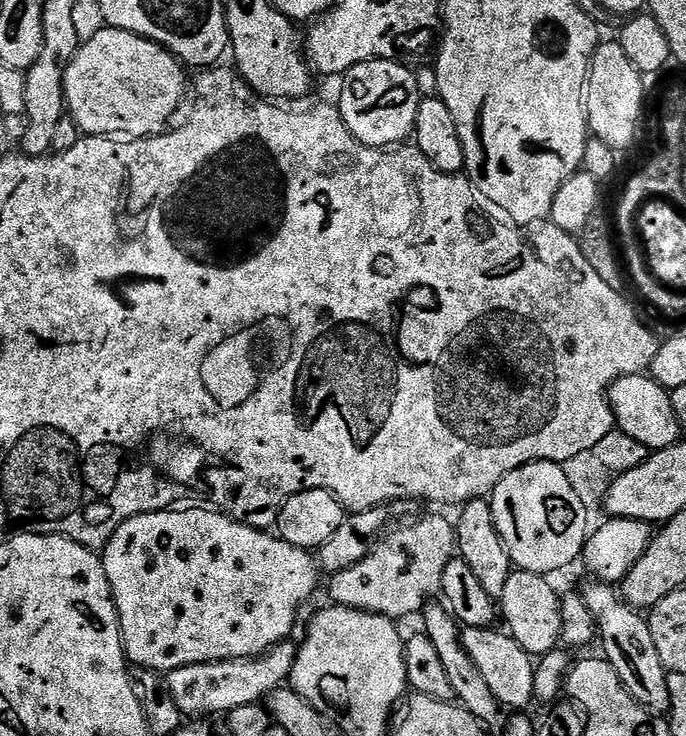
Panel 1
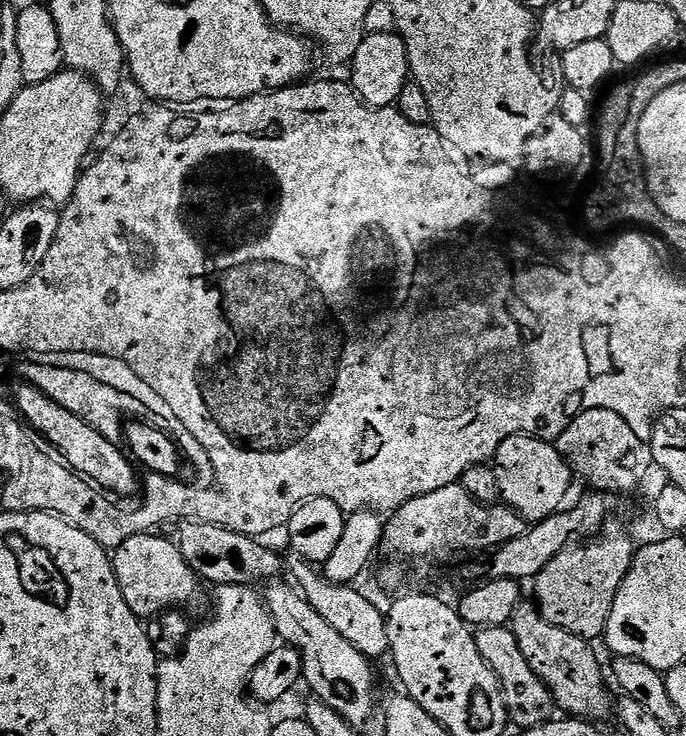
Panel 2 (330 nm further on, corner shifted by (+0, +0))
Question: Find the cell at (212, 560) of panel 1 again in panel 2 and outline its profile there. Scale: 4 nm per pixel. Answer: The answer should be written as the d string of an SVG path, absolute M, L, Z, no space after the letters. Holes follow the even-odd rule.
M145 534L130 538L122 547L115 549L111 557L118 586L126 598L126 606L141 618L159 616L160 613L179 609L180 604L196 596L198 577L186 558L176 549L175 543L160 534Z

